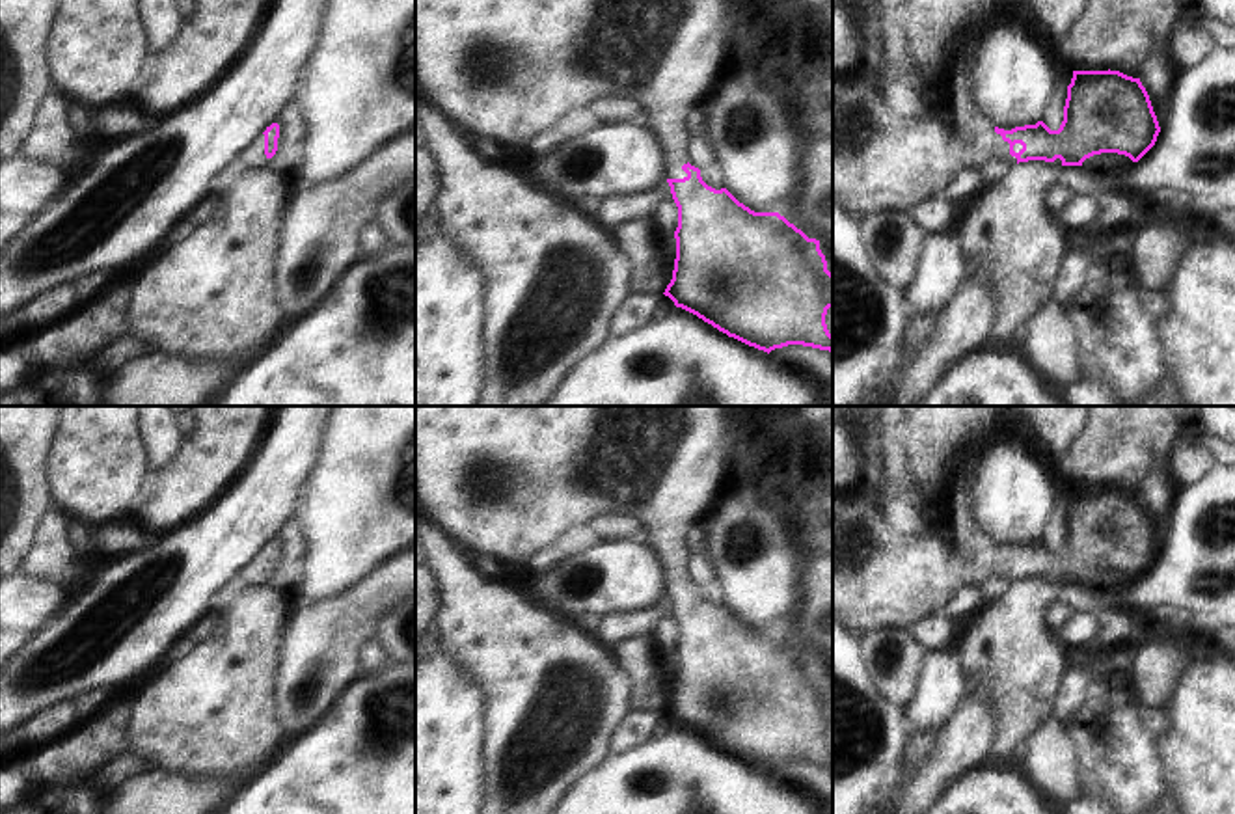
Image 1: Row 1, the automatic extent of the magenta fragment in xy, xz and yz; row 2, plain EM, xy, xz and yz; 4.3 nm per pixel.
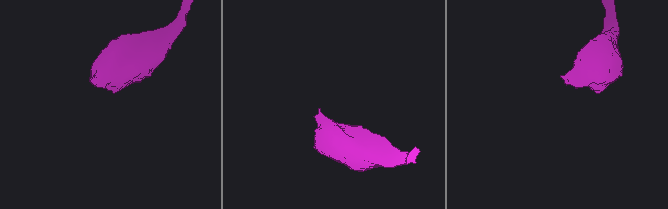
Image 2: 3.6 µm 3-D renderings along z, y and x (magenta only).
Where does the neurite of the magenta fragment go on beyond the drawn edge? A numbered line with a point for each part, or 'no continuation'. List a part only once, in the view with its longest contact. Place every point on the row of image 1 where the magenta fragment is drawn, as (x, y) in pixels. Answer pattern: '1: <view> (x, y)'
1: yz (882, 162)

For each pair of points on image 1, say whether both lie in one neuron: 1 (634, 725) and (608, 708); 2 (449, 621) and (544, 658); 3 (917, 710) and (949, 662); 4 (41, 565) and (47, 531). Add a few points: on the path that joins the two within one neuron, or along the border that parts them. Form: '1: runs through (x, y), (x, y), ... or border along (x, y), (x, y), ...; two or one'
1: border along (628, 710), (608, 744), (608, 755); two
2: runs through (474, 626), (490, 628), (520, 654); one
3: runs through (928, 699), (943, 684), (943, 673); one
4: runs through (47, 557), (47, 539); one

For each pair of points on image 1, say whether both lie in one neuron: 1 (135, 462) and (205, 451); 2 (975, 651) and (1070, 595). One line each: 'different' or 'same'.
1: different
2: different

